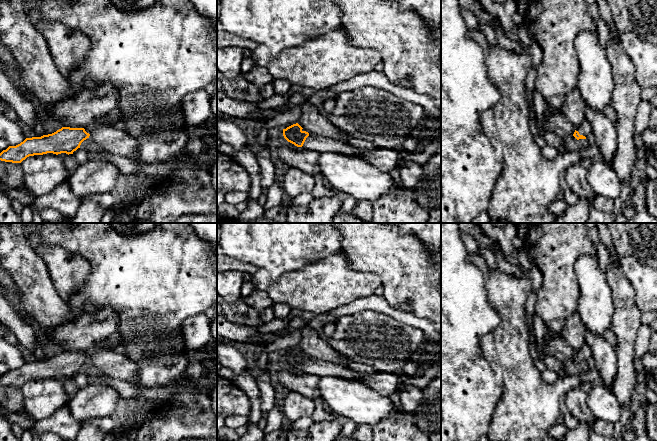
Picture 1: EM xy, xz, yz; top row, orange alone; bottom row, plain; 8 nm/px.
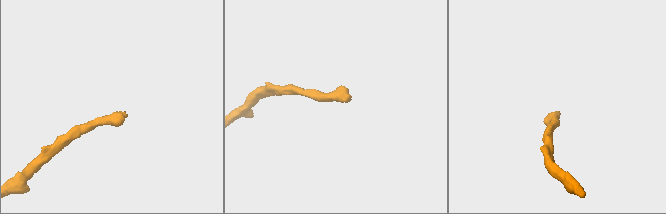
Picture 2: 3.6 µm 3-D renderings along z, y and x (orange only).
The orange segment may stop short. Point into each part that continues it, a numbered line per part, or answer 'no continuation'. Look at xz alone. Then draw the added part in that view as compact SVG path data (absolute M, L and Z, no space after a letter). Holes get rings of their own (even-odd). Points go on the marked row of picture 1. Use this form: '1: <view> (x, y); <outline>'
1: xz (313, 142); M309 134L302 148L313 150L320 154L324 152L334 152L336 154L344 154L347 156L355 156L369 152L369 150L357 148L350 143L344 143L339 140L321 137L314 134Z

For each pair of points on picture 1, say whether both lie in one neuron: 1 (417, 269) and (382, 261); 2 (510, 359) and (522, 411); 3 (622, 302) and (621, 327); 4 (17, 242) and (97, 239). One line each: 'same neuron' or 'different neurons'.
1: same neuron
2: same neuron
3: same neuron
4: different neurons

